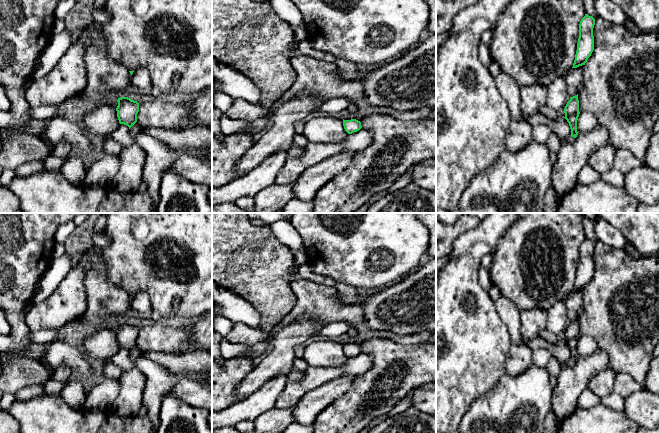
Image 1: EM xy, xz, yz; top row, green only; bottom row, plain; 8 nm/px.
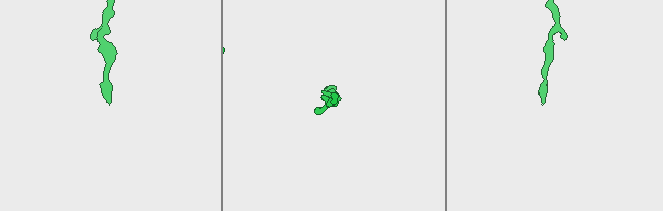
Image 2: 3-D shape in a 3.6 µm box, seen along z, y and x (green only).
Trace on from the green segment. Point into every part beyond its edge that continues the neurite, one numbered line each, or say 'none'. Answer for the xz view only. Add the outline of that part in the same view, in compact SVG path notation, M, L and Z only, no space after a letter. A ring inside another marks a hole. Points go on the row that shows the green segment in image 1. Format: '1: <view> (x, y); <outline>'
none

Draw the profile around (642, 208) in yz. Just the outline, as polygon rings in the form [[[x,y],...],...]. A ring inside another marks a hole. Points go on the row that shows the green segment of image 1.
[[[659,201],[654,205],[640,203],[637,208],[637,213],[659,213]]]

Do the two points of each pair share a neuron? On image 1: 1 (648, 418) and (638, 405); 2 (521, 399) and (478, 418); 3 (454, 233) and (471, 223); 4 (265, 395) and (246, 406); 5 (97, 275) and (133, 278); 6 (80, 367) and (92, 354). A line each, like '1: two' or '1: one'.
1: one
2: one
3: one
4: one
5: two
6: two

